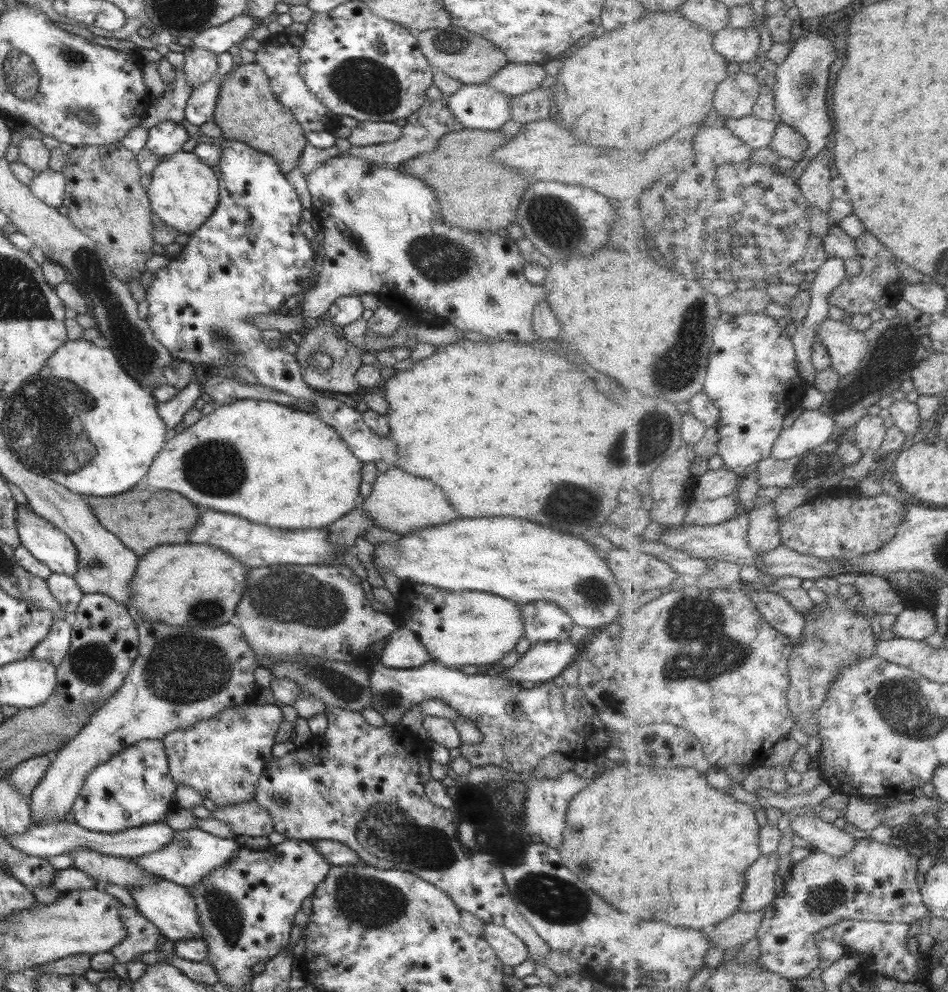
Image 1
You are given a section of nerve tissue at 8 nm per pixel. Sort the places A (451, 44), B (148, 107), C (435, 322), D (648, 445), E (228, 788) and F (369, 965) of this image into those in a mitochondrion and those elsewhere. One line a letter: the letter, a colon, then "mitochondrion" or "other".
A: mitochondrion
B: other
C: other
D: mitochondrion
E: other
F: other

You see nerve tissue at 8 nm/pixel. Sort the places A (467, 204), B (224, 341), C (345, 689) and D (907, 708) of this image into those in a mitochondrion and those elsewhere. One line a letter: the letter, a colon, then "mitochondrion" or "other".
A: other
B: mitochondrion
C: mitochondrion
D: mitochondrion

